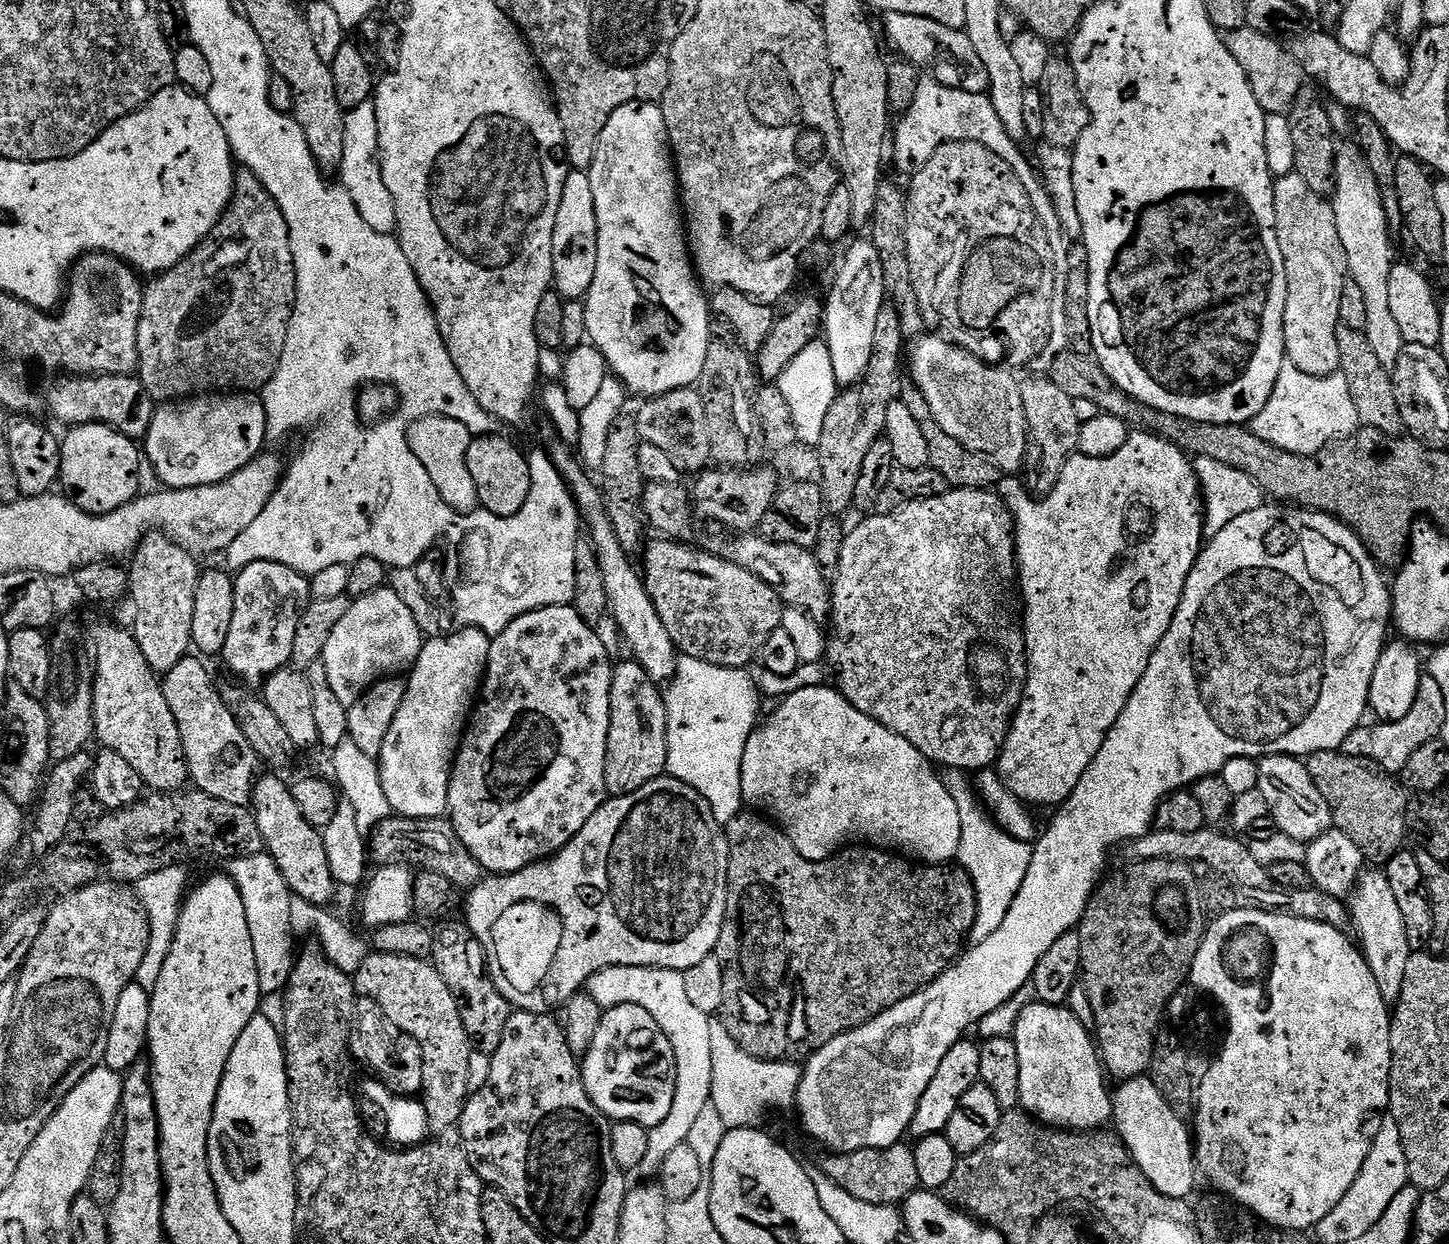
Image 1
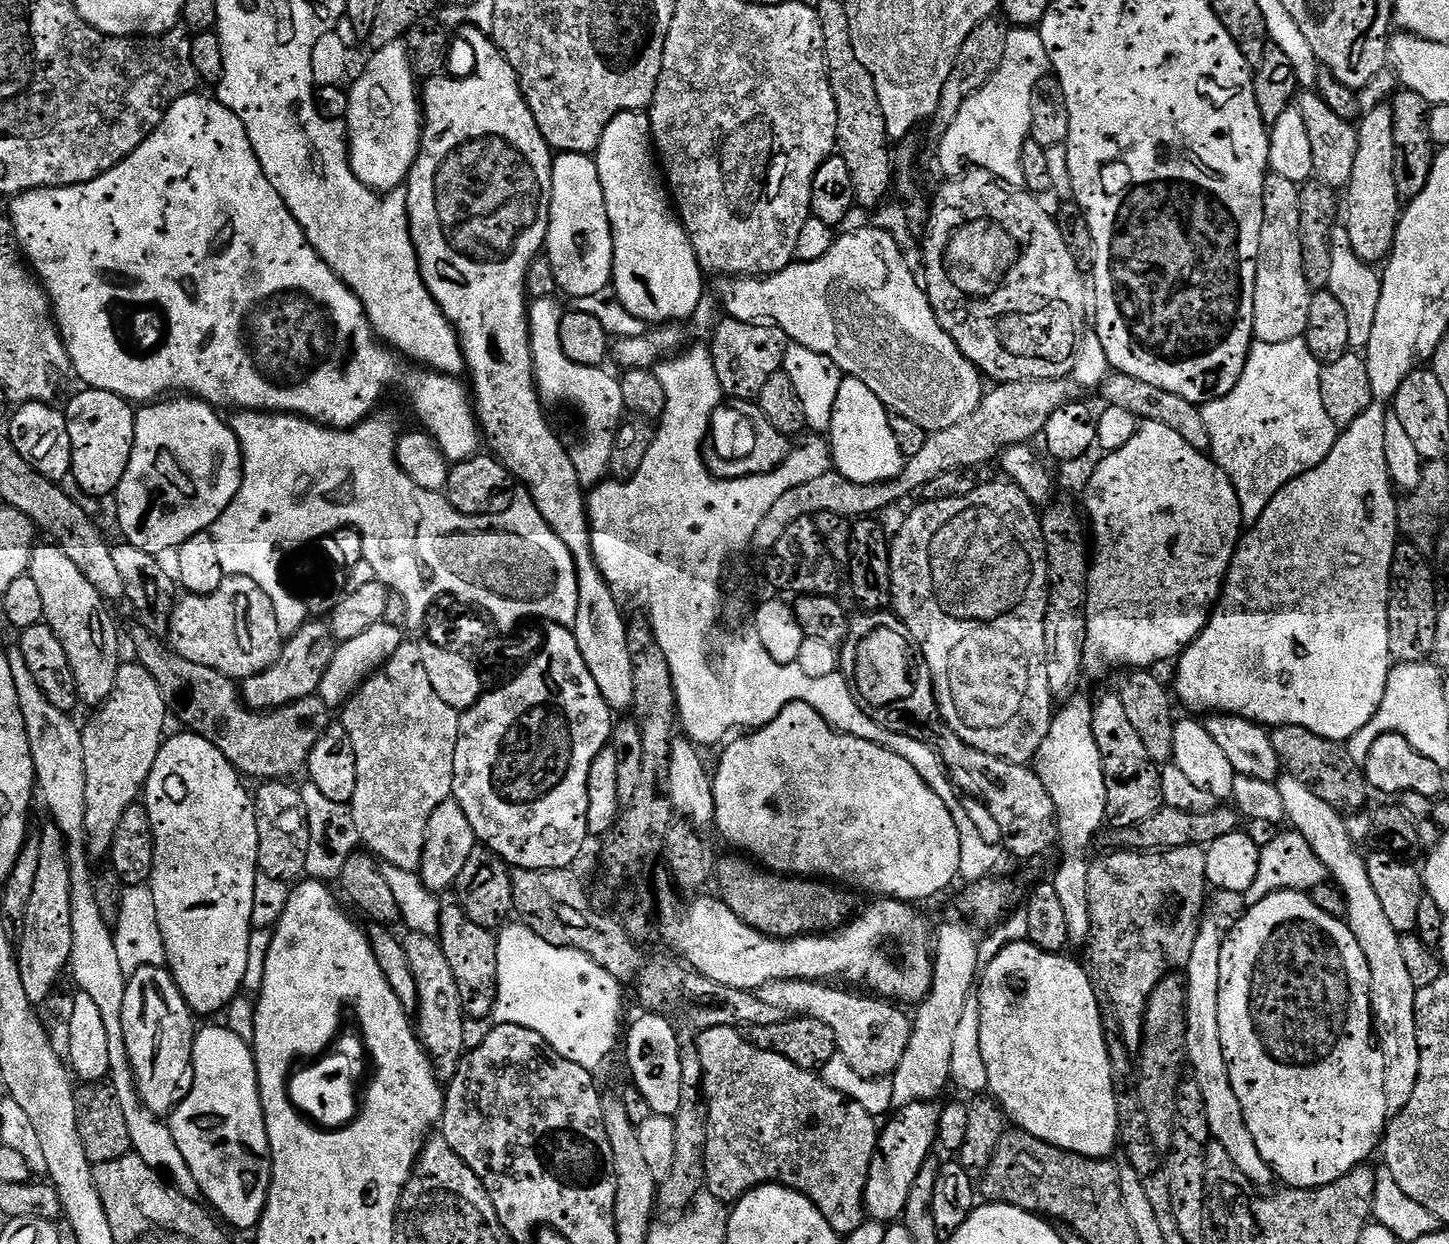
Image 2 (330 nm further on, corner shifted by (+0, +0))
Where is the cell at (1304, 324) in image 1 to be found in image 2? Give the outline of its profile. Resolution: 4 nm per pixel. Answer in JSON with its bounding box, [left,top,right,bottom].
[1254,175,1314,344]

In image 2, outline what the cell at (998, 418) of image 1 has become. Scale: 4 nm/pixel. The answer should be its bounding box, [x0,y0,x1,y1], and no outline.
[720,228,986,434]

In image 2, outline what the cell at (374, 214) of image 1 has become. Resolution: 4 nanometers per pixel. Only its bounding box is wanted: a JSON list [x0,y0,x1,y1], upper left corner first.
[348,43,422,194]

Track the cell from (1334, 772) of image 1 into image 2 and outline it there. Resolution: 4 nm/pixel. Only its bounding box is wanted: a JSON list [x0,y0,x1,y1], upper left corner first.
[1270,726,1370,810]

